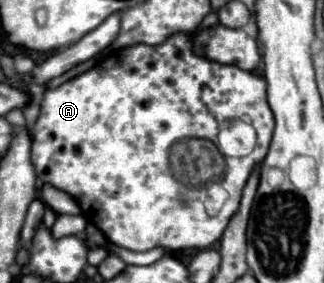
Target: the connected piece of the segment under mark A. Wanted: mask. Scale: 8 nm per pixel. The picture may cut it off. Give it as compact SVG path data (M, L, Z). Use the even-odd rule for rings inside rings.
M181 31L181 33L173 33L169 35L163 43L159 45L131 45L131 47L125 47L125 49L119 49L115 53L111 53L105 61L101 61L99 65L95 65L93 69L69 79L67 83L55 87L55 89L49 89L45 91L45 97L43 97L43 103L41 103L41 113L39 113L39 119L35 123L35 141L33 141L33 149L31 149L31 157L33 157L33 165L35 165L35 171L37 175L55 185L57 189L69 193L77 205L81 207L81 213L83 217L93 223L105 237L107 241L111 241L113 245L119 245L123 249L129 249L129 251L149 251L149 249L155 249L155 247L163 247L167 253L171 255L177 255L177 257L191 257L195 255L197 251L203 251L207 247L211 247L213 243L217 243L231 217L237 213L239 209L239 201L241 201L241 193L243 193L243 187L249 179L249 175L253 173L255 167L259 167L269 151L269 145L271 145L271 135L273 135L273 125L275 125L275 117L273 117L273 111L267 103L267 95L265 95L265 89L267 89L267 83L263 77L259 75L253 75L249 71L243 71L235 65L217 65L217 61L205 61L205 57L201 57L199 53L193 53L193 41L189 41L189 37L193 37L195 31ZM227 121L243 121L243 123L249 123L255 127L257 131L257 143L253 147L253 151L245 157L227 157L227 171L225 171L225 177L223 177L223 187L229 191L229 199L225 201L225 205L221 207L221 213L215 215L215 217L209 217L205 213L205 207L203 207L203 197L205 197L205 189L203 187L187 187L183 185L181 181L177 181L169 169L169 149L173 145L173 135L193 135L193 137L203 137L203 139L211 139L215 141L217 139L217 133L221 131L221 127L227 123Z

